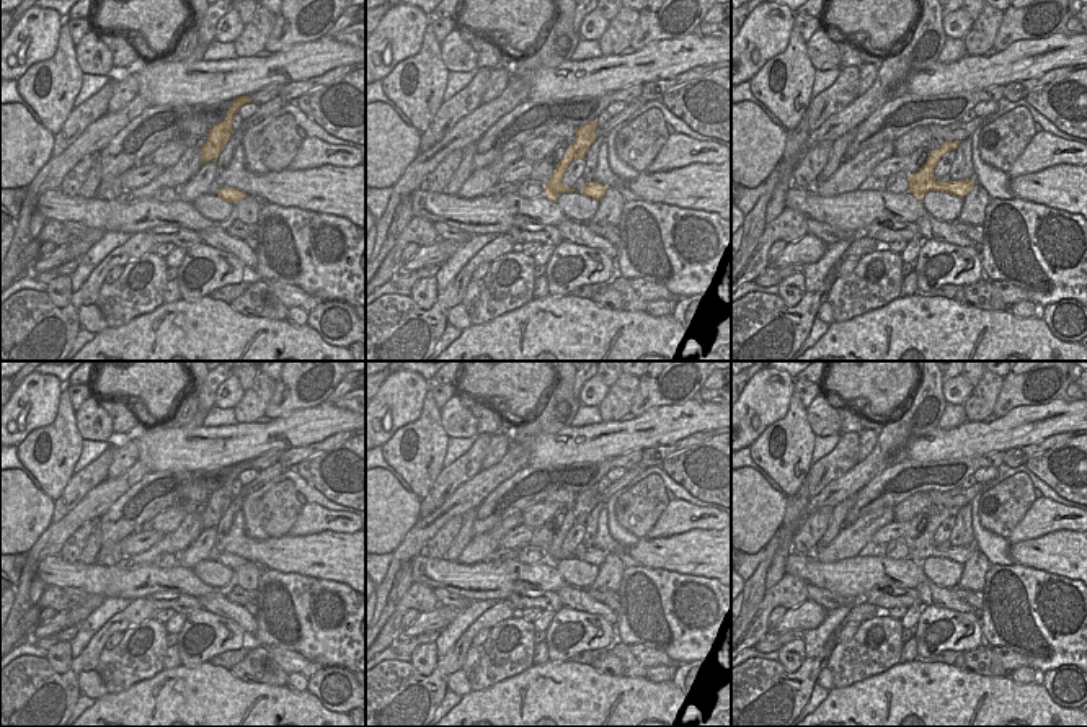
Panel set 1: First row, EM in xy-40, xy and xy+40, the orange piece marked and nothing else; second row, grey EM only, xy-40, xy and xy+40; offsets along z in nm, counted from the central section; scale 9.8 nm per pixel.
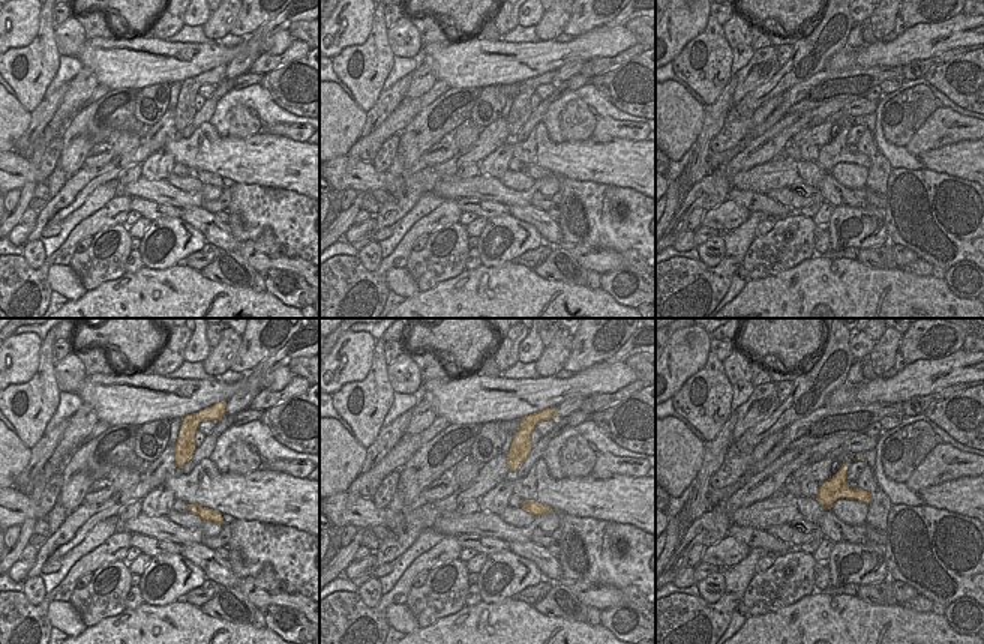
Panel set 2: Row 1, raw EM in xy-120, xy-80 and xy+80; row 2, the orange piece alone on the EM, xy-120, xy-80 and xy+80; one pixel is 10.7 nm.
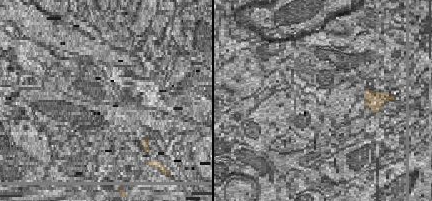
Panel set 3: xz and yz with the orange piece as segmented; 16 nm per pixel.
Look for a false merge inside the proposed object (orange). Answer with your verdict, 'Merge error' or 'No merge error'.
Merge error

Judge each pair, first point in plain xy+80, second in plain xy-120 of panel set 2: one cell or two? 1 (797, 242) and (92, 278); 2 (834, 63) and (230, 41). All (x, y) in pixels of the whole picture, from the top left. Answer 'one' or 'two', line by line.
1: one
2: two

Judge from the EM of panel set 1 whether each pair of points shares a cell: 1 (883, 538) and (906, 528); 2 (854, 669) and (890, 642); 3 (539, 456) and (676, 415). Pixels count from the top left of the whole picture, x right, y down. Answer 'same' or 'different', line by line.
1: same
2: same
3: same

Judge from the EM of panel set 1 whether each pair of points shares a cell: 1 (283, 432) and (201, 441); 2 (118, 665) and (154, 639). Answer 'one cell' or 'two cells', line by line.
1: one cell
2: one cell

